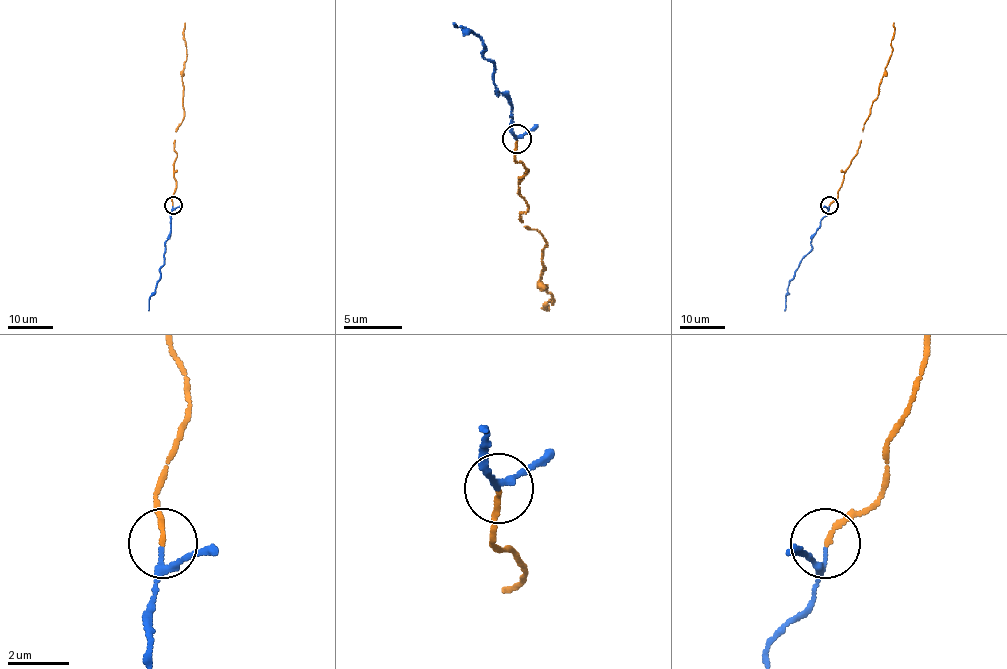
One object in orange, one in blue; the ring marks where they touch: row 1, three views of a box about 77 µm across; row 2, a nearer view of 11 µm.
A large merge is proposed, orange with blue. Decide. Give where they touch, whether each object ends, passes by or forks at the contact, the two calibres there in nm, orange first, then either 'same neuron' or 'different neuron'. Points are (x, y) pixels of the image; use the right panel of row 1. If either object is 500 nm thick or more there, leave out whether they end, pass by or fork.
place (829, 205); orange ends; blue passes by; calibres 150 and 170 nm; same neuron

